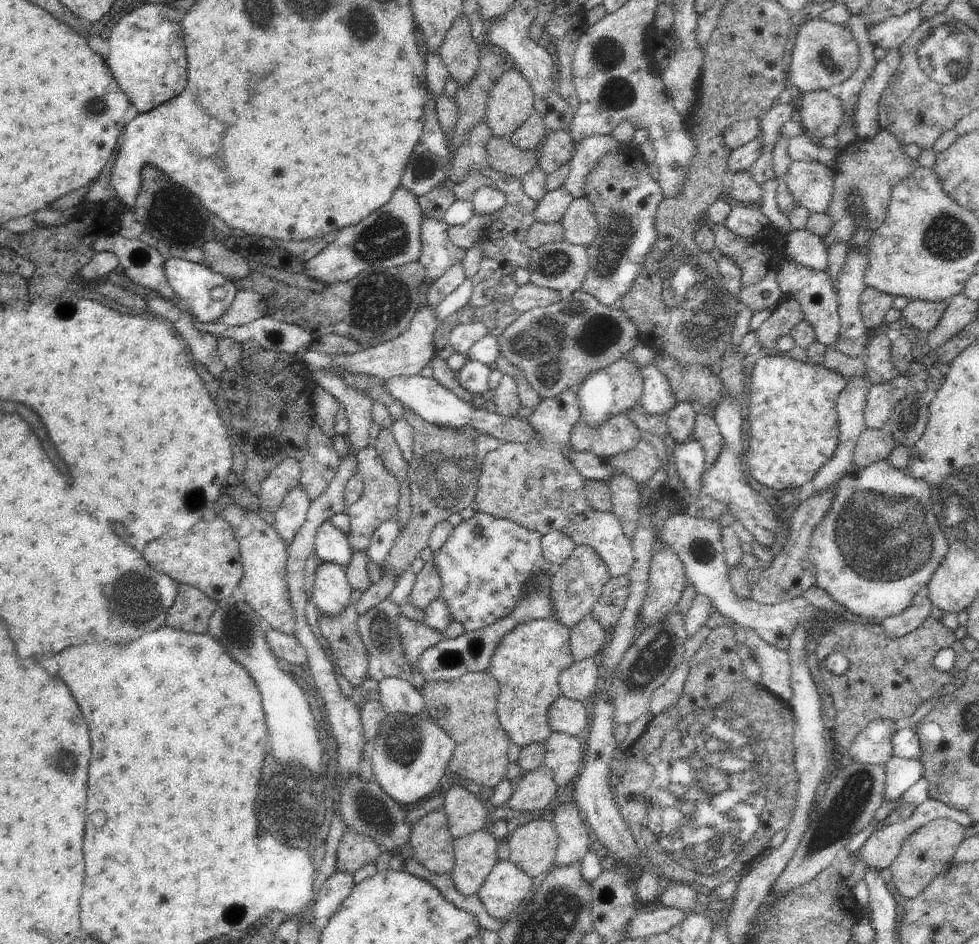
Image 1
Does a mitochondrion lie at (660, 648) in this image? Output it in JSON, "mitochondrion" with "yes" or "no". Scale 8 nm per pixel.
{"mitochondrion":"yes"}

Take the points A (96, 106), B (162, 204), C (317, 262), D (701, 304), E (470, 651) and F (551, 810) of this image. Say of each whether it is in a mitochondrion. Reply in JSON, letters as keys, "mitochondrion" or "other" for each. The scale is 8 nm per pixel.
{"A":"mitochondrion","B":"mitochondrion","C":"other","D":"mitochondrion","E":"mitochondrion","F":"other"}

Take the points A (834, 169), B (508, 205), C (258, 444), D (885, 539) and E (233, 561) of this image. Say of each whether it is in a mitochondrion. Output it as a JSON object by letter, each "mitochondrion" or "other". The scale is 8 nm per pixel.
{"A":"other","B":"other","C":"other","D":"mitochondrion","E":"other"}

